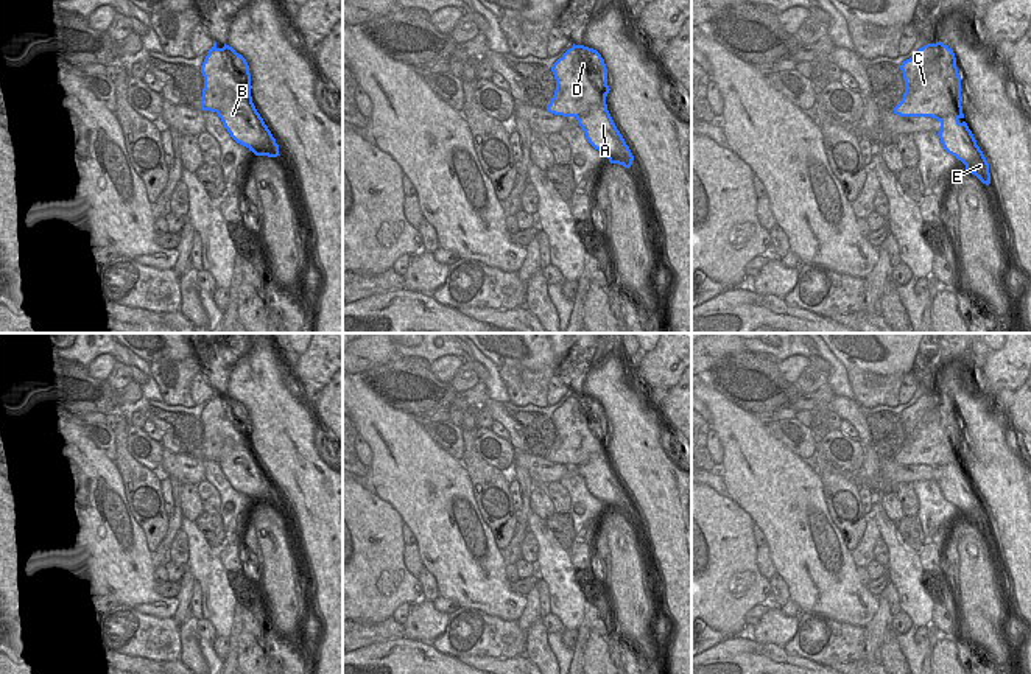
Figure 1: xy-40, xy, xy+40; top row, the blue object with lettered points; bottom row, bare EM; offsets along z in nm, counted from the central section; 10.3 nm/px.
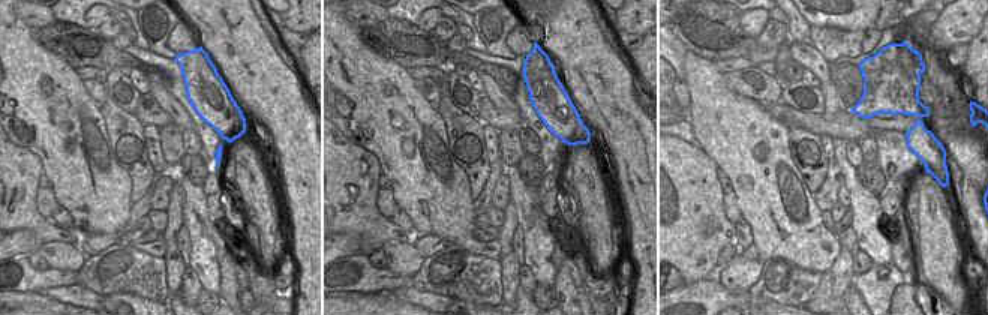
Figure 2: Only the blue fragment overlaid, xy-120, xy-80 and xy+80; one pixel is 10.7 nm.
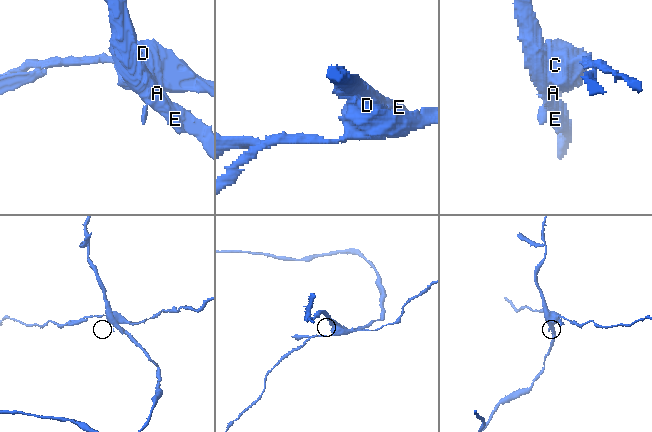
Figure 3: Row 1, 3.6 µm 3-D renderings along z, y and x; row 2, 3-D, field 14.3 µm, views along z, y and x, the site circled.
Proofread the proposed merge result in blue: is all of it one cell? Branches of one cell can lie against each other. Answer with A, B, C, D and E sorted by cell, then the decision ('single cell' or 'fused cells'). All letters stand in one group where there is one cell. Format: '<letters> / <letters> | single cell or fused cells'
A B E / C D | fused cells

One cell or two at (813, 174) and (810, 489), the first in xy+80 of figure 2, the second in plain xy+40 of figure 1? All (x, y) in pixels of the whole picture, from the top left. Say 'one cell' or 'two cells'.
two cells

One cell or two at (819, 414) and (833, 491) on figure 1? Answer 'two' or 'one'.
one

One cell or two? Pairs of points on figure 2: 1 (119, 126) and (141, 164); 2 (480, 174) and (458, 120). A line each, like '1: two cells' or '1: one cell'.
1: one cell
2: one cell

